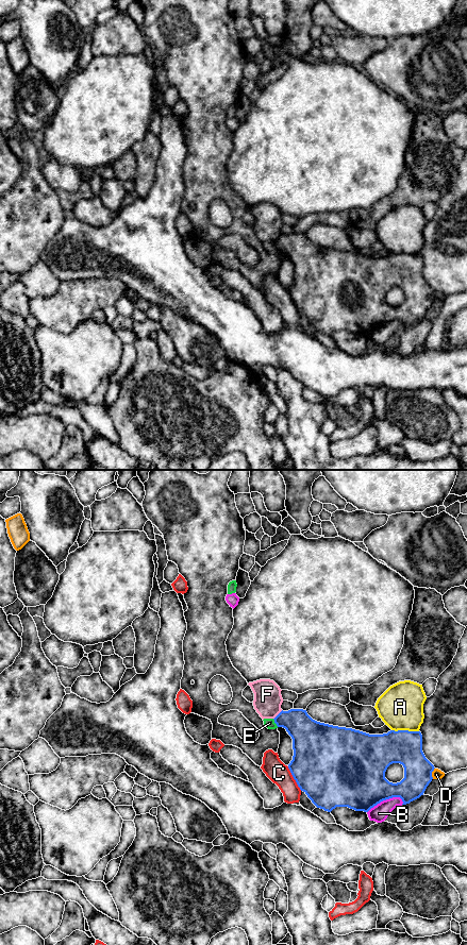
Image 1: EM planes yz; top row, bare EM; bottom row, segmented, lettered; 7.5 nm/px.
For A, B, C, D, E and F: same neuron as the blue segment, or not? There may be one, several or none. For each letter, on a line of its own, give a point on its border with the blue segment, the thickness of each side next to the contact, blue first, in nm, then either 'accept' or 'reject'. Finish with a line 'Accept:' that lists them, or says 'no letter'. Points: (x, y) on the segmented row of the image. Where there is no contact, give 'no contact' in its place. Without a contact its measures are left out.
A: yz (405, 730) | 260/340 nm | reject
B: yz (385, 799) | 420/140 nm | reject
C: yz (294, 778) | 480/160 nm | reject
D: yz (431, 773) | 220/80 nm | reject
E: yz (274, 722) | 220/80 nm | reject
F: yz (278, 714) | 220/220 nm | reject
Accept: no letter

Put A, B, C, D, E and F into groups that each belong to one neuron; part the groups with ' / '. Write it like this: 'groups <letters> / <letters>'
groups A / B / C / D / E / F

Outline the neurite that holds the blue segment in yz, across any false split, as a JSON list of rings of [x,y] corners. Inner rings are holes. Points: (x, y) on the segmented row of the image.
[[[303,709],[282,710],[273,720],[293,739],[294,756],[288,769],[294,779],[312,803],[324,811],[348,807],[368,812],[393,797],[400,797],[402,805],[406,805],[423,795],[433,779],[435,767],[422,752],[420,731],[390,730],[383,735],[369,735],[317,722]],[[393,763],[404,767],[404,778],[397,783],[385,778],[385,772]]]

